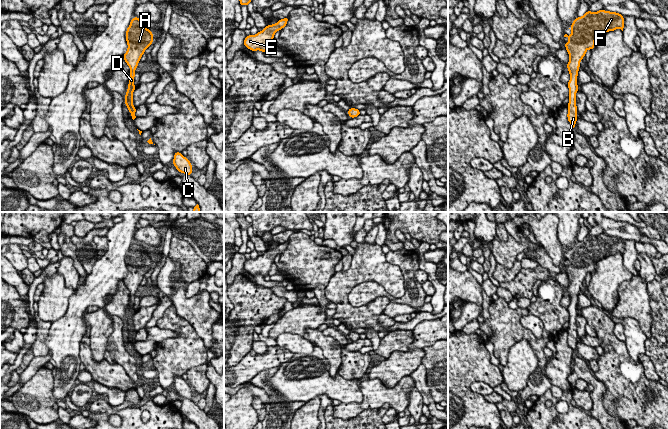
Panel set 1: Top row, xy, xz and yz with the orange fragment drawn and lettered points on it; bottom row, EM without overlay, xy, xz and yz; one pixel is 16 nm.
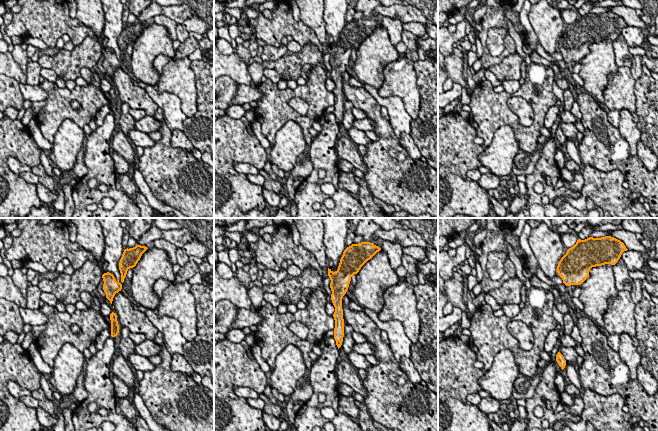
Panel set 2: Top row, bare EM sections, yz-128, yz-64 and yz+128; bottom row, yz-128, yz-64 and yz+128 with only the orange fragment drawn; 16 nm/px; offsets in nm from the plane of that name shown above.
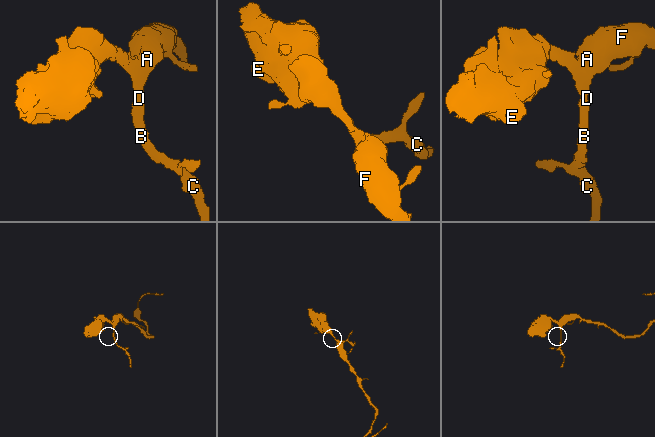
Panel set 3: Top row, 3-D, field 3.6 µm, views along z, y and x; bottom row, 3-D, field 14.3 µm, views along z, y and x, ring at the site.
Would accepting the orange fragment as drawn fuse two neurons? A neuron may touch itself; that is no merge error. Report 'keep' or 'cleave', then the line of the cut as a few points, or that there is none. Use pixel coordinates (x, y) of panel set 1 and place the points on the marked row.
keep | no cut

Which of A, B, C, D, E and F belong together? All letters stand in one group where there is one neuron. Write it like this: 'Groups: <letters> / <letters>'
Groups: A B C D E F

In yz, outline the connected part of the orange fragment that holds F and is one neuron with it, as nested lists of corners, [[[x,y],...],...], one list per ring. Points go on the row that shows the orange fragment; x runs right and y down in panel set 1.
[[[603,9],[597,12],[587,11],[582,17],[577,17],[571,24],[571,35],[564,37],[569,39],[565,44],[565,48],[569,54],[569,62],[566,65],[570,73],[570,81],[567,83],[569,88],[569,104],[567,105],[567,118],[573,126],[577,121],[576,92],[577,76],[580,67],[580,61],[586,54],[588,49],[595,47],[595,40],[605,32],[615,31],[620,28],[624,29],[624,17],[617,12],[605,11]]]

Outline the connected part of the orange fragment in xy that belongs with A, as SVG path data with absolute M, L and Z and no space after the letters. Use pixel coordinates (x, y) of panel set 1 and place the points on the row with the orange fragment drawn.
M134 17L126 30L126 41L128 48L123 58L130 67L130 79L125 95L125 105L132 115L131 120L134 121L137 118L135 116L137 108L133 106L133 92L136 89L134 85L135 69L145 50L153 43L153 34L144 26L140 18Z

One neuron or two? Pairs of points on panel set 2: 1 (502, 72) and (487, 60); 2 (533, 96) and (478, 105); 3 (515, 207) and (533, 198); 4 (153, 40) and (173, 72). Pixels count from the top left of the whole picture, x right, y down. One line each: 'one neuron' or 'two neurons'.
1: two neurons
2: one neuron
3: two neurons
4: two neurons

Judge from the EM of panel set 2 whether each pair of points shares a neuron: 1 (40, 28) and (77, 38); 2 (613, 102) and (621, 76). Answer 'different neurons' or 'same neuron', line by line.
1: same neuron
2: same neuron

